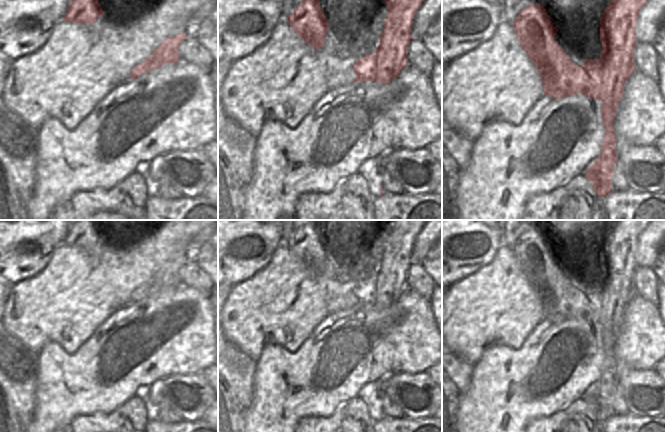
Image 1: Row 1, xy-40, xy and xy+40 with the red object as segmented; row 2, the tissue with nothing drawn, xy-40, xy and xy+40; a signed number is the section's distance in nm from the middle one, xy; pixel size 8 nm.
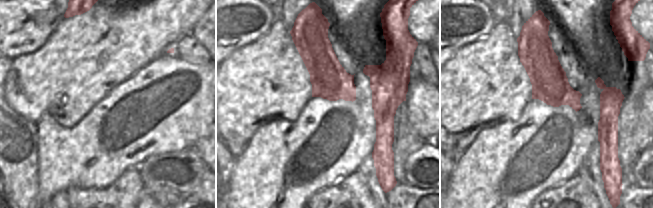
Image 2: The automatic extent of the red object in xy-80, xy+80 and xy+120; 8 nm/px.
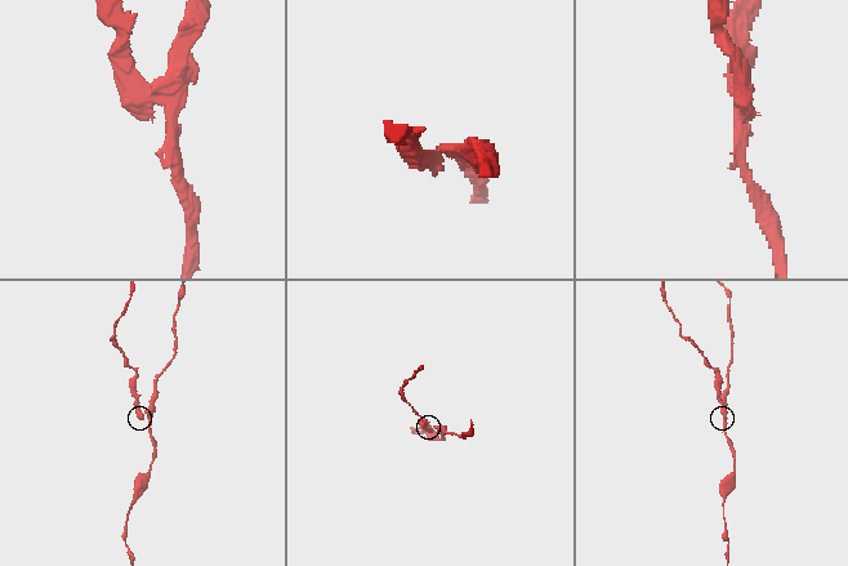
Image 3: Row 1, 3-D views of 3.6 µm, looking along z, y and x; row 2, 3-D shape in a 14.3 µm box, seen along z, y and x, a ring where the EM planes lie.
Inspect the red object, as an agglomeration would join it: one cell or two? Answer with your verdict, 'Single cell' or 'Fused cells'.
Fused cells

